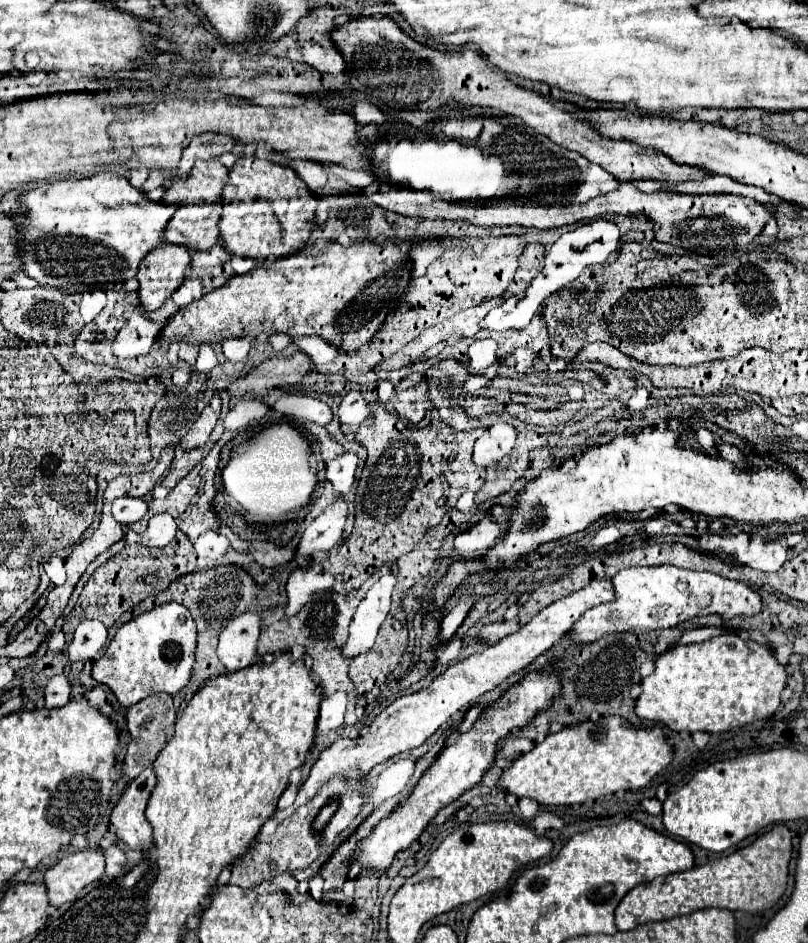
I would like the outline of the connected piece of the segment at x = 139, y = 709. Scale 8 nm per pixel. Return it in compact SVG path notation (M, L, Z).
M156 693L150 695L146 699L142 699L140 703L132 705L126 713L128 719L128 731L130 731L130 745L128 745L128 753L124 759L124 777L128 781L132 781L134 777L138 777L146 767L150 767L156 759L156 755L162 751L162 747L166 745L166 741L172 737L174 731L174 719L176 719L176 711L172 707L172 697L168 693Z

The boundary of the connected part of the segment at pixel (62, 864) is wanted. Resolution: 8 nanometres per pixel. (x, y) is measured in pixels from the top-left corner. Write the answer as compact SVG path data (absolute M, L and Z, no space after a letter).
M84 849L74 855L66 855L44 875L50 905L74 903L76 893L86 885L100 881L106 869L106 857L102 849Z

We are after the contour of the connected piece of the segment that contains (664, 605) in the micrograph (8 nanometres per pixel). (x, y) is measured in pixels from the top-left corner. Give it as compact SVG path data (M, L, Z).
M672 565L656 567L630 567L618 571L614 577L616 599L586 611L580 623L572 627L574 643L590 643L608 633L620 631L650 631L674 627L696 615L718 613L722 619L732 619L738 615L754 615L760 611L760 595L752 591L742 581L730 581L710 571L690 571Z

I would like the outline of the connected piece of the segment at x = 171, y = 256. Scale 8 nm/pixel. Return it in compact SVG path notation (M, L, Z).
M162 243L154 247L140 263L136 279L140 281L138 297L146 313L156 311L182 285L190 255L184 245Z

